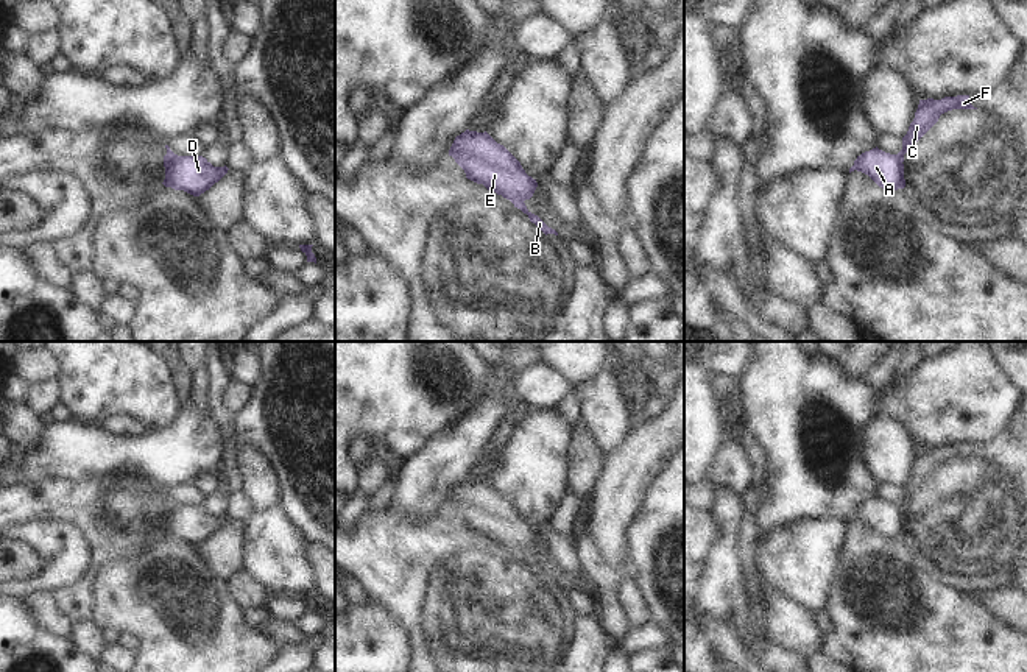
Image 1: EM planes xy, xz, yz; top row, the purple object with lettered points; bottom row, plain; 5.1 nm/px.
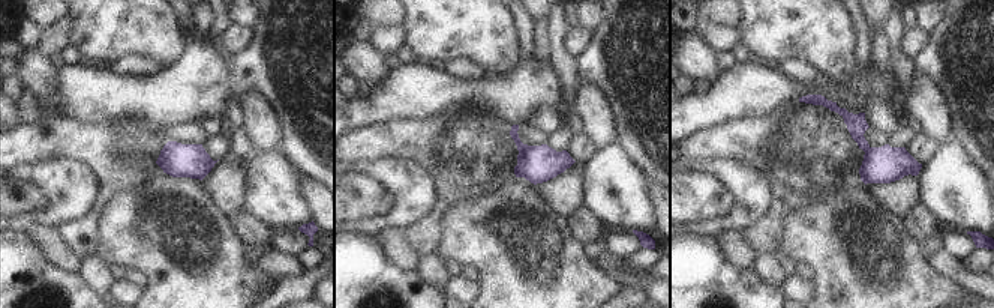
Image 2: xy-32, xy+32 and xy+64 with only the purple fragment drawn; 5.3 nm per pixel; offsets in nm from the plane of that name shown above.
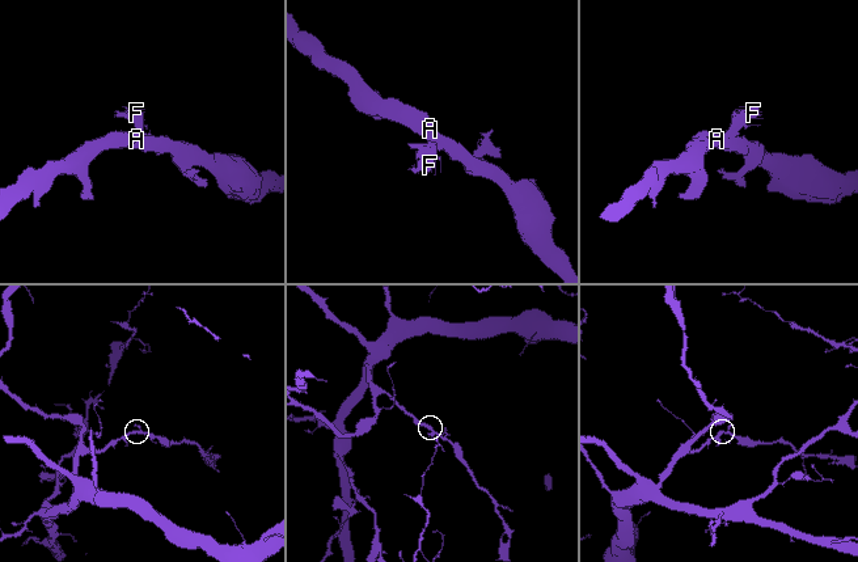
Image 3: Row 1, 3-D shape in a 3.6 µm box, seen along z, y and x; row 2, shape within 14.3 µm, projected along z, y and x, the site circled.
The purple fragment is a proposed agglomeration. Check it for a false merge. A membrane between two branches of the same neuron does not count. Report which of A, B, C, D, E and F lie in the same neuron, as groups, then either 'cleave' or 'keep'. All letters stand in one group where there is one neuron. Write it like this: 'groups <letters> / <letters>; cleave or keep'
groups A D E / B C F; cleave

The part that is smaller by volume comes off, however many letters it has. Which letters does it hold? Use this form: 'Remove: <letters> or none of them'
Remove: B, C, F

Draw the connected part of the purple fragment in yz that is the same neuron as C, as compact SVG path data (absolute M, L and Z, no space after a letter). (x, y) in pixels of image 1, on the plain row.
M969 444L944 446L941 449L919 449L915 468L902 486L902 499L898 502L902 507L910 496L918 491L940 468L941 463L952 458L977 458L971 454Z

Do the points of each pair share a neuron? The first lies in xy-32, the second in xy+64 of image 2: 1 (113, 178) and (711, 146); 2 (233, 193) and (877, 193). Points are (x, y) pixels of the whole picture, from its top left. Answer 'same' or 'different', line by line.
1: same
2: same

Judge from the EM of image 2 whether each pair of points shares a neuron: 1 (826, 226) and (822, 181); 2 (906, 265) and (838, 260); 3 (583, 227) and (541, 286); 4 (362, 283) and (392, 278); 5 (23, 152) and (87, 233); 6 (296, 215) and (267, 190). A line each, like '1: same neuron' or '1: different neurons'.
1: different neurons
2: same neuron
3: different neurons
4: same neuron
5: same neuron
6: same neuron

